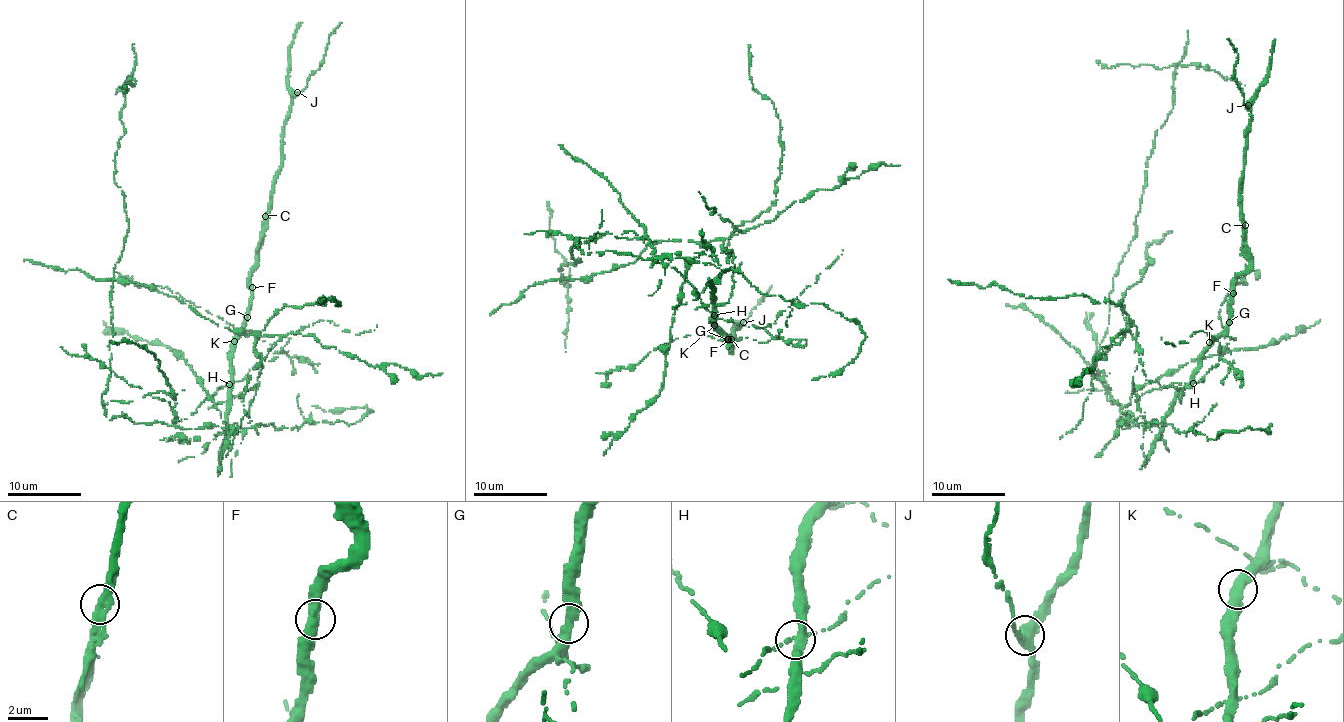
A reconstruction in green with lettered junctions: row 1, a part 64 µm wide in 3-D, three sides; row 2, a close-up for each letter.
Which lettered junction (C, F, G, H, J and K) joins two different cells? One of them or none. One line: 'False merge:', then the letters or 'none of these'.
False merge: H

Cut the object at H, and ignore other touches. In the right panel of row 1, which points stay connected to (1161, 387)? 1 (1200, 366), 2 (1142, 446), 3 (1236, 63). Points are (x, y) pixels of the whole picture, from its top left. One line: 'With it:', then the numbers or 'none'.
With it: 2

